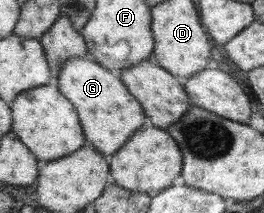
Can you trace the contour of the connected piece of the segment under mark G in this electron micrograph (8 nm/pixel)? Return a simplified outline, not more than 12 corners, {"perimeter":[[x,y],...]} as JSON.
{"perimeter":[[69,59],[57,84],[89,142],[121,151],[145,124],[120,73]]}

